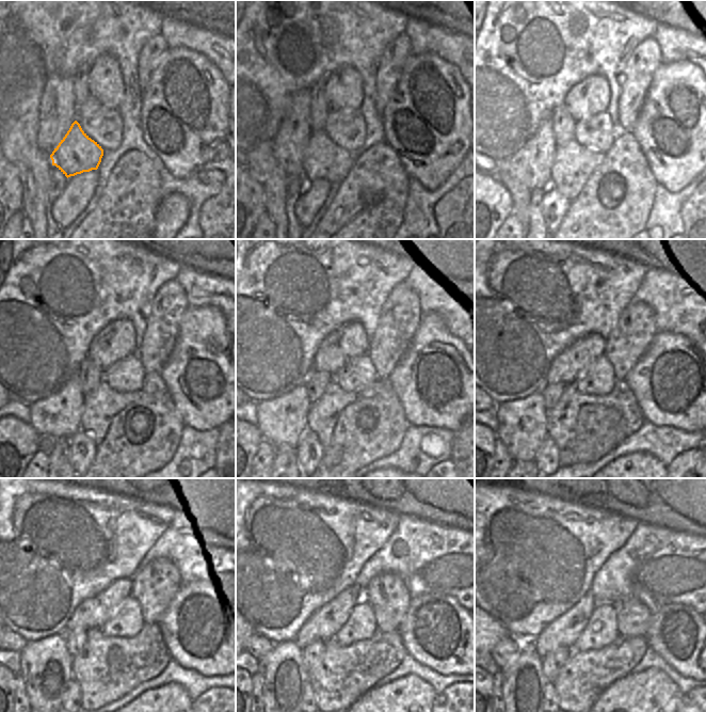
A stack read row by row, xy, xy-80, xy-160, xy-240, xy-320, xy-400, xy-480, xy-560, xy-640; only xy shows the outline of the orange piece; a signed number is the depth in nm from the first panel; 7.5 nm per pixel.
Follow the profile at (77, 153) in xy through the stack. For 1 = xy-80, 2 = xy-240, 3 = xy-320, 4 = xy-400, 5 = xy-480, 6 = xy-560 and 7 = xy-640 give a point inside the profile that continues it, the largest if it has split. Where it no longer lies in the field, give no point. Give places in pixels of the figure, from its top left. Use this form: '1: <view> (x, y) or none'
1: xy-80 (323, 158)
2: xy-240 (101, 404)
3: xy-320 (323, 415)
4: xy-400 (562, 418)
5: xy-480 (103, 679)
6: xy-560 (343, 674)
7: xy-640 (586, 675)

